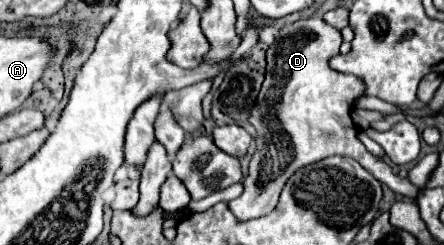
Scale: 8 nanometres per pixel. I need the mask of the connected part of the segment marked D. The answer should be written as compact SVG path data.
M306 18L298 20L294 24L288 24L280 30L276 42L266 50L266 76L260 88L260 94L256 98L256 112L250 114L250 124L256 130L254 136L254 154L248 166L248 176L244 178L244 192L236 200L230 202L232 214L238 218L238 222L246 222L252 218L260 218L270 214L276 204L278 196L286 184L286 180L298 170L308 164L320 162L328 156L348 156L360 162L376 180L386 184L390 190L416 198L418 188L412 186L406 178L398 178L392 168L380 160L368 154L364 144L358 140L358 128L354 126L350 112L354 108L354 102L364 96L364 80L354 76L354 74L344 74L334 68L330 68L330 58L340 54L340 44L342 44L342 34L328 26L322 18Z

